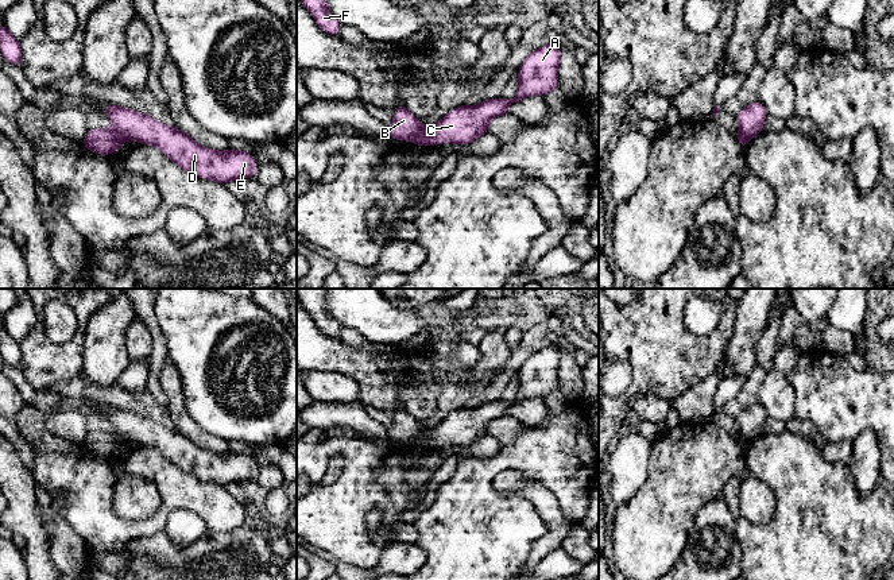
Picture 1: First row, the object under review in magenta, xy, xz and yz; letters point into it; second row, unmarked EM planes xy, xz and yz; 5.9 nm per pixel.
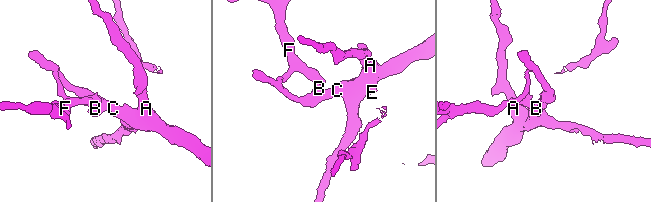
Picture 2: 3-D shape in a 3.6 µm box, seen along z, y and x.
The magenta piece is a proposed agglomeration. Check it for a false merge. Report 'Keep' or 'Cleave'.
Cleave

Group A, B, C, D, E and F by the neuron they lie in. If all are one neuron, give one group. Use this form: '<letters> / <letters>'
A C D E / B F

